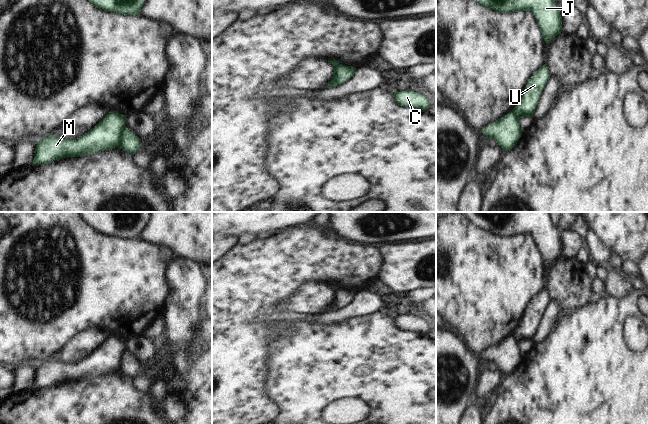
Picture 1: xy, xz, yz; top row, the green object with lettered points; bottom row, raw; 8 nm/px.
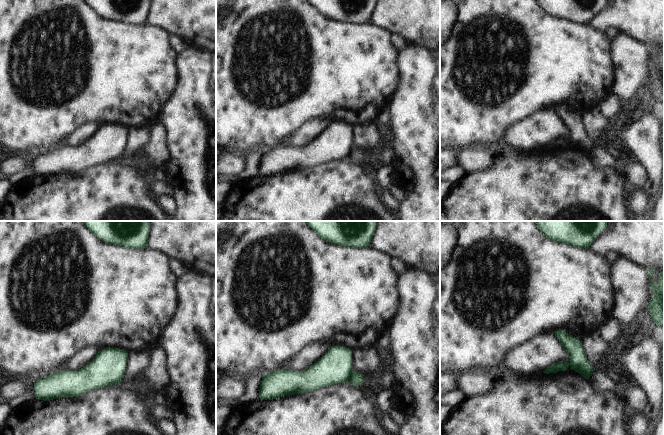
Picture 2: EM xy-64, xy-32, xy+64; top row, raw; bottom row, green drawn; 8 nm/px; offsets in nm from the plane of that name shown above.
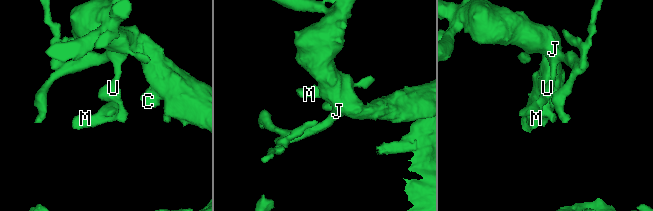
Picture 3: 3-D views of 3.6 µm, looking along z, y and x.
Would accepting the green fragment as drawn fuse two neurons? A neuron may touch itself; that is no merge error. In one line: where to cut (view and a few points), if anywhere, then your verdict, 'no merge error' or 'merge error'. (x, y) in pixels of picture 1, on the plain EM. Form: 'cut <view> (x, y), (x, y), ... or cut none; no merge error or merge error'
cut xy (111, 335), (123, 343), (123, 356), (118, 370); merge error

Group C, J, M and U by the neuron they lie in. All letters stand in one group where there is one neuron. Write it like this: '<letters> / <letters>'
C J U / M

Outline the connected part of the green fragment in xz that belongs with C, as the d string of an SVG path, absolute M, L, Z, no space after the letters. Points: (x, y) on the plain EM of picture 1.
M403 314L401 316L394 315L395 323L398 329L408 332L419 332L427 334L430 331L428 323L417 316Z

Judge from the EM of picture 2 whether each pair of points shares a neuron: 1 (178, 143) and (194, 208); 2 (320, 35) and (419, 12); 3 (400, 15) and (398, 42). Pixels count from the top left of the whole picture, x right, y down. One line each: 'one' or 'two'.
1: one
2: two
3: two

